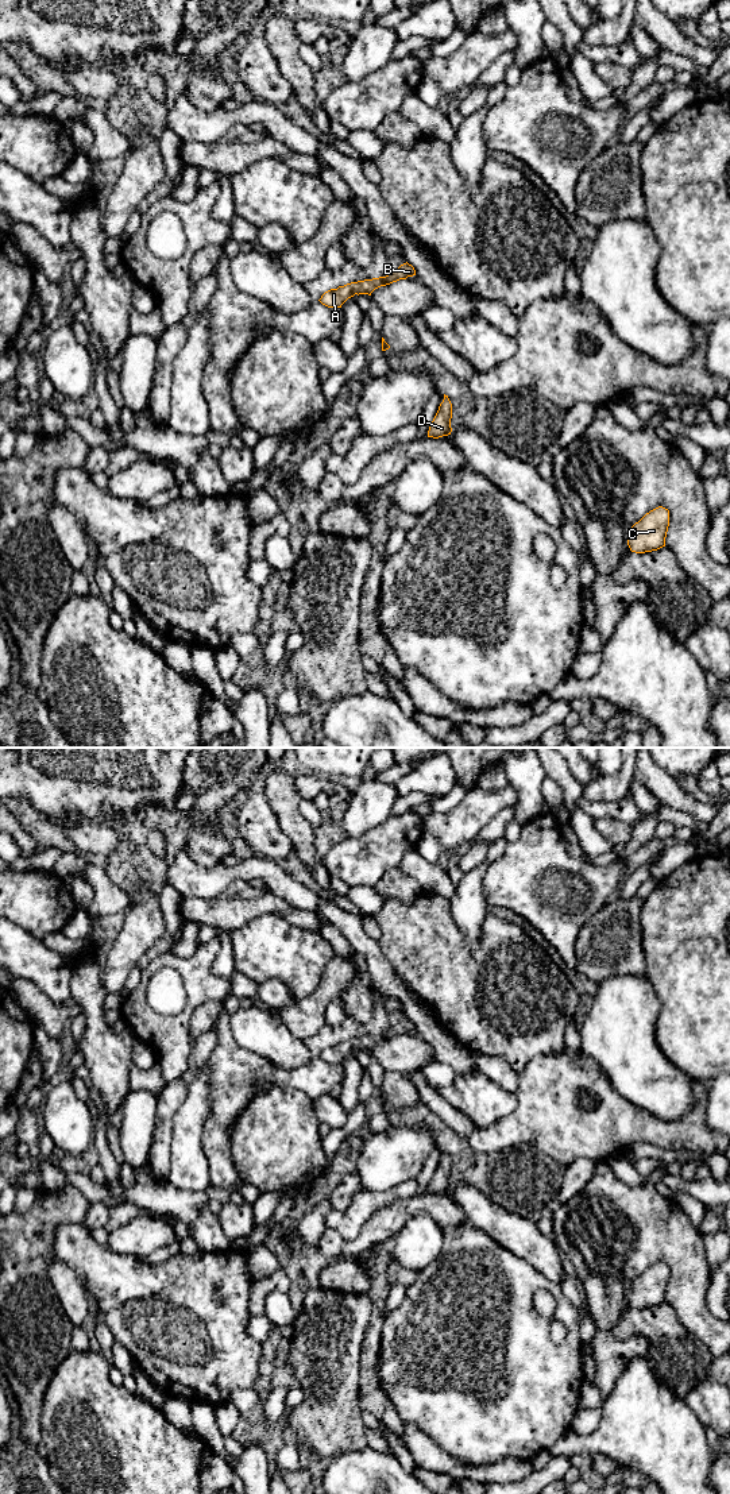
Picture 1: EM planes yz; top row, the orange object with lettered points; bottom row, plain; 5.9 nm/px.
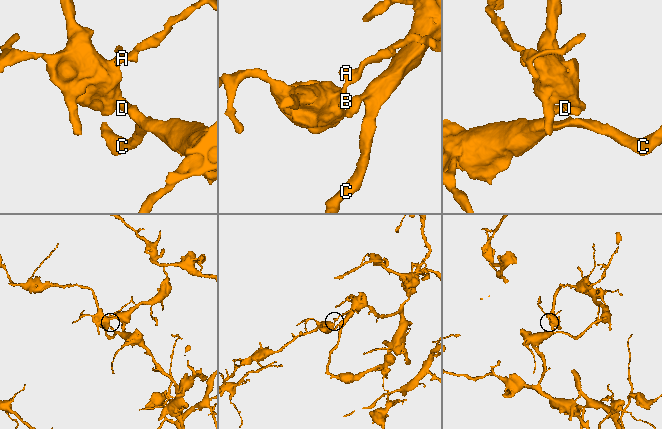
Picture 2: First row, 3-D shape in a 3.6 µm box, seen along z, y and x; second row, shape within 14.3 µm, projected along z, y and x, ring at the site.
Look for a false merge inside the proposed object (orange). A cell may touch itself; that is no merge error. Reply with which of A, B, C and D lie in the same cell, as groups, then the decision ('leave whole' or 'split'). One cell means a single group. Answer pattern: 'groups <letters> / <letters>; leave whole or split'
groups A B C D; leave whole

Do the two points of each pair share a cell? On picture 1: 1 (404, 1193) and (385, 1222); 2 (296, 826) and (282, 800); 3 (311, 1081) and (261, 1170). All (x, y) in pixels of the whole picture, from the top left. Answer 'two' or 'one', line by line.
1: two
2: one
3: two

